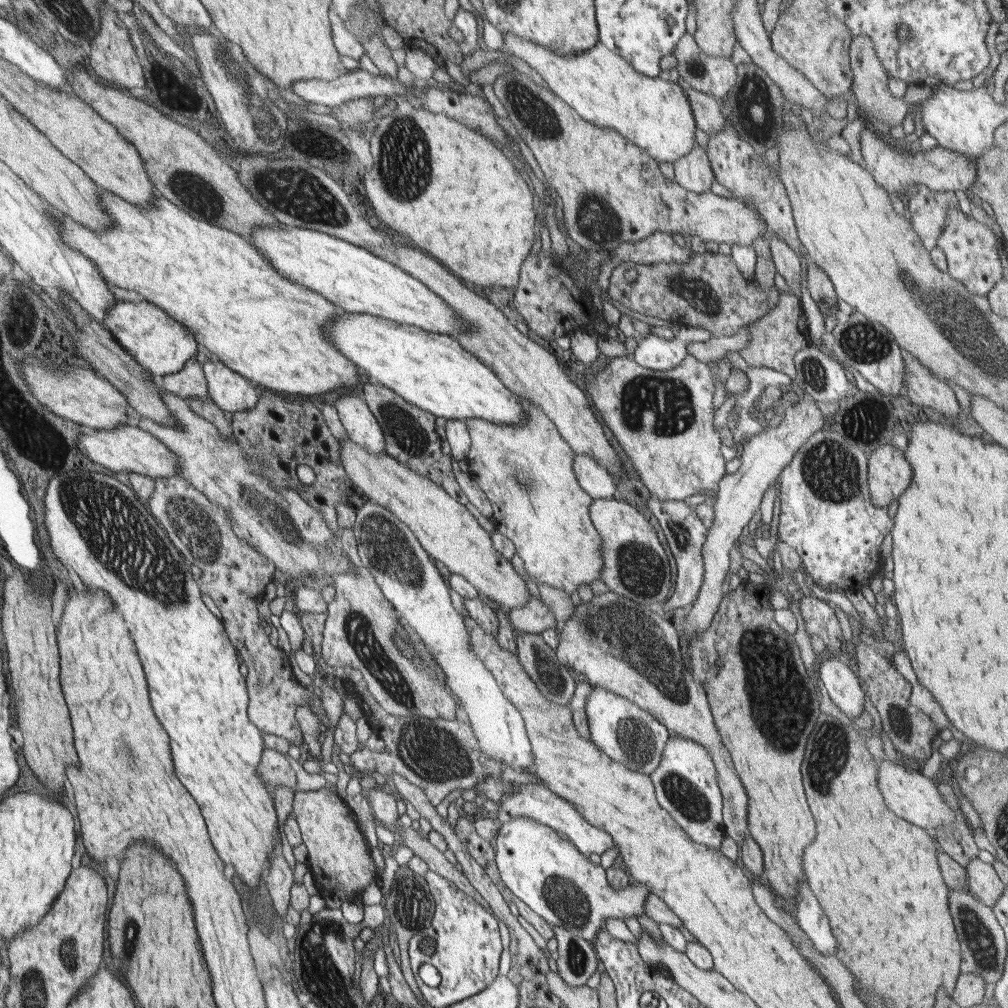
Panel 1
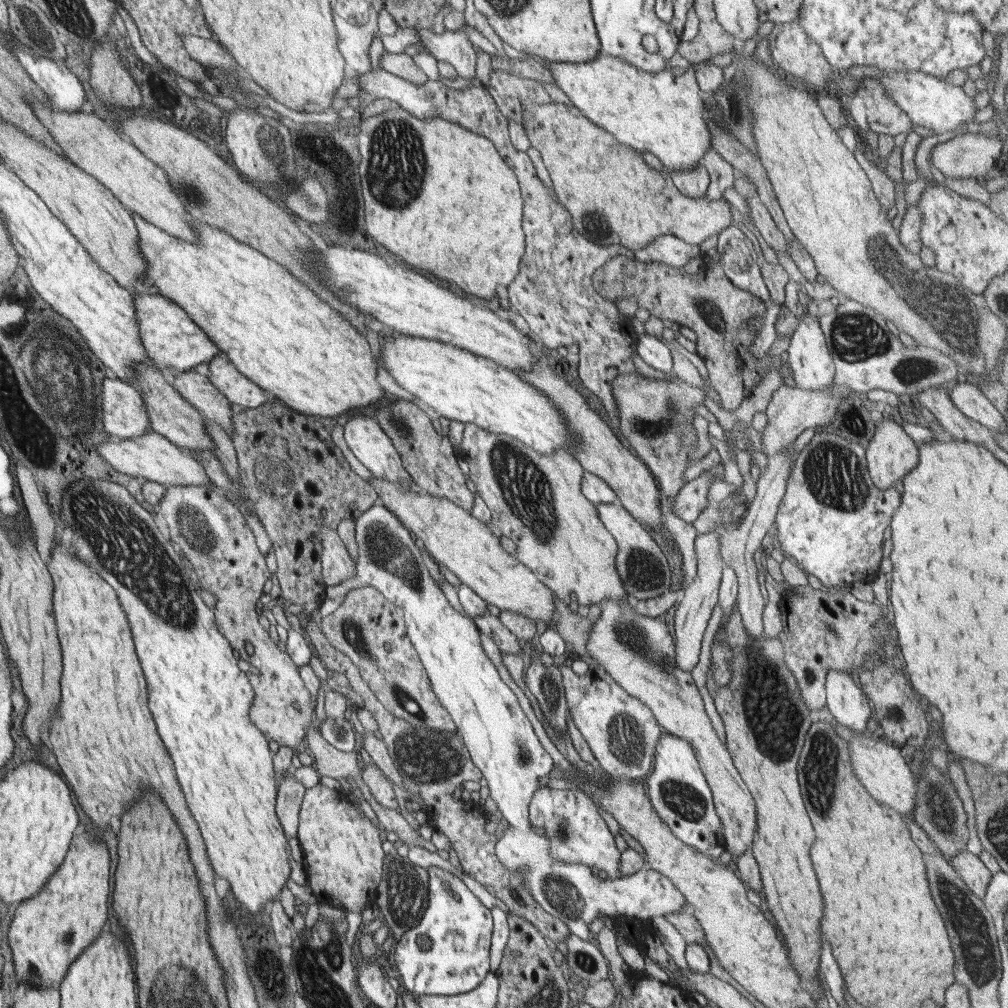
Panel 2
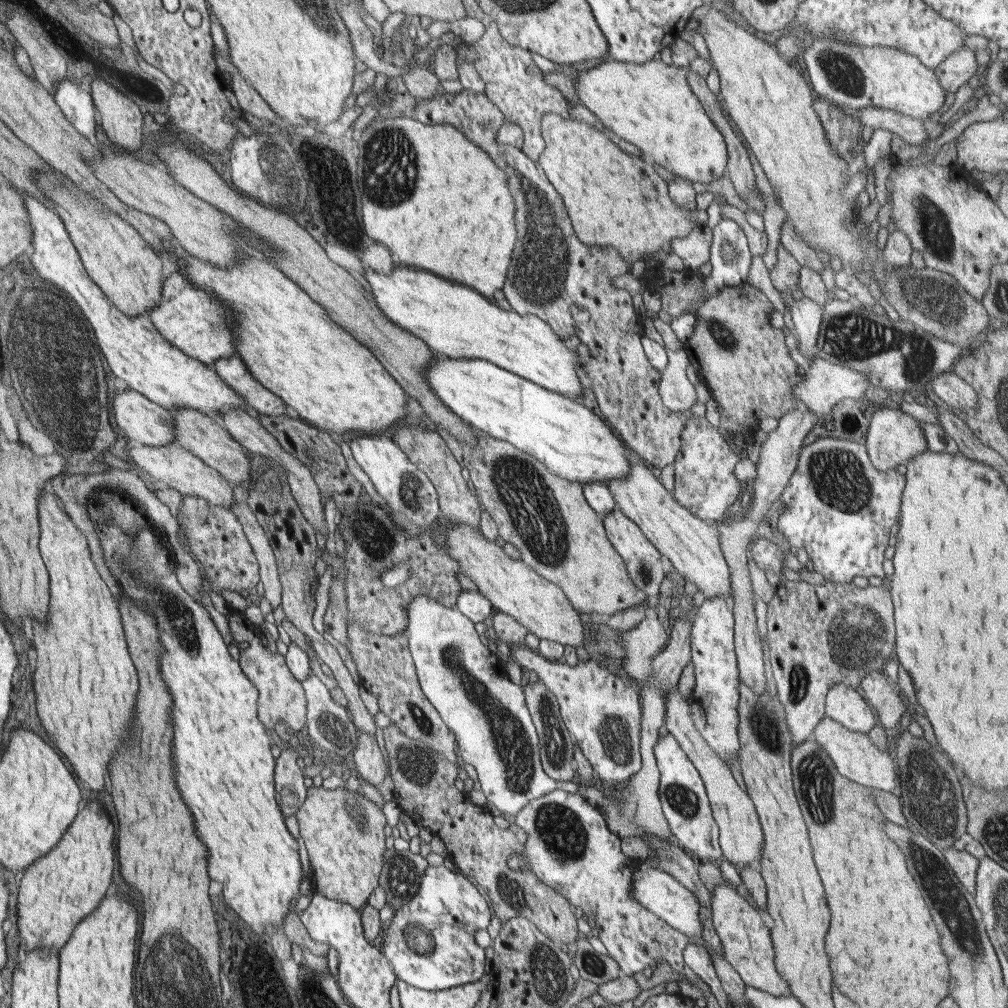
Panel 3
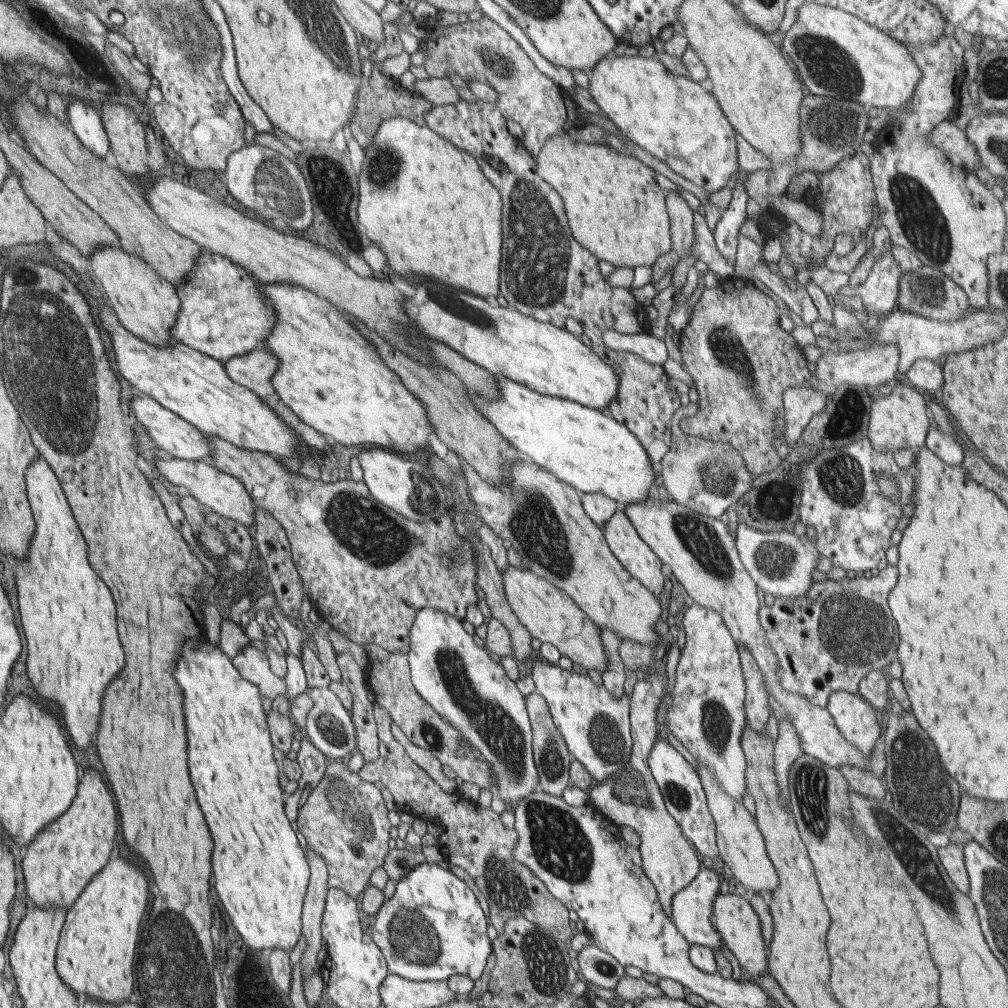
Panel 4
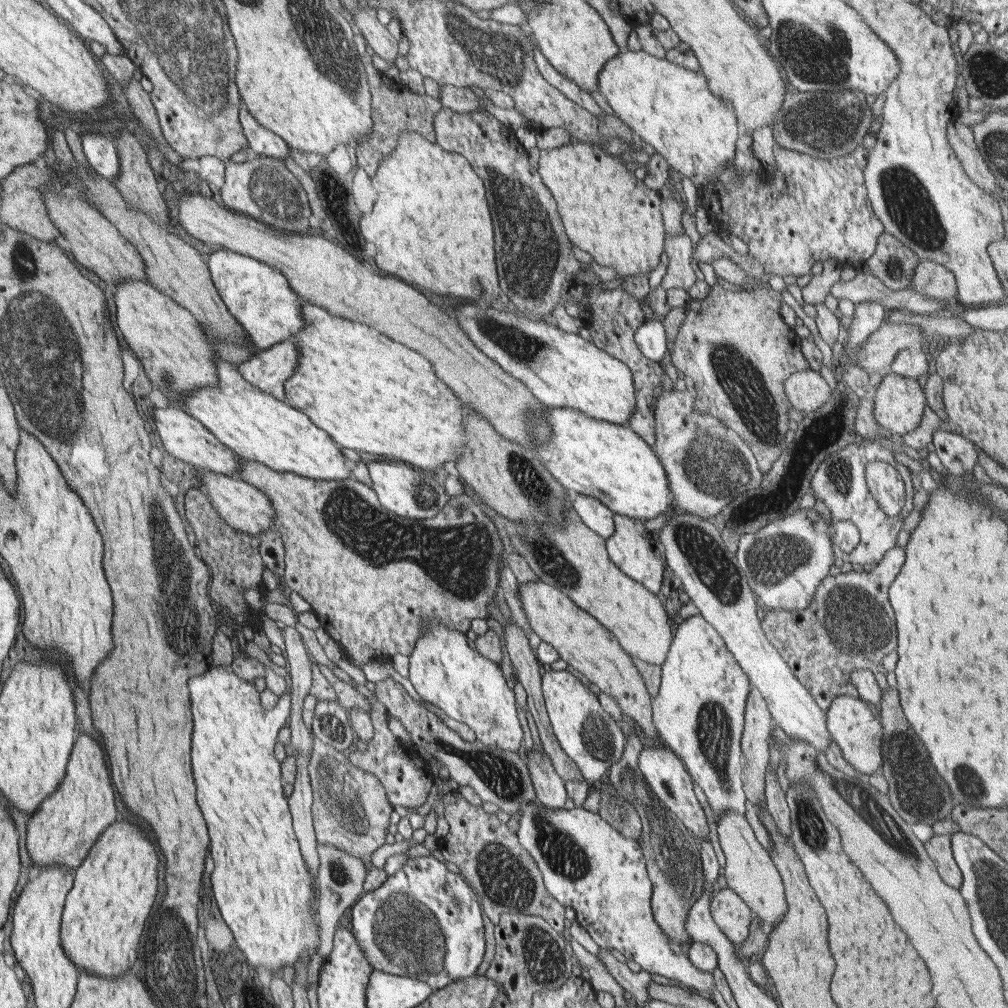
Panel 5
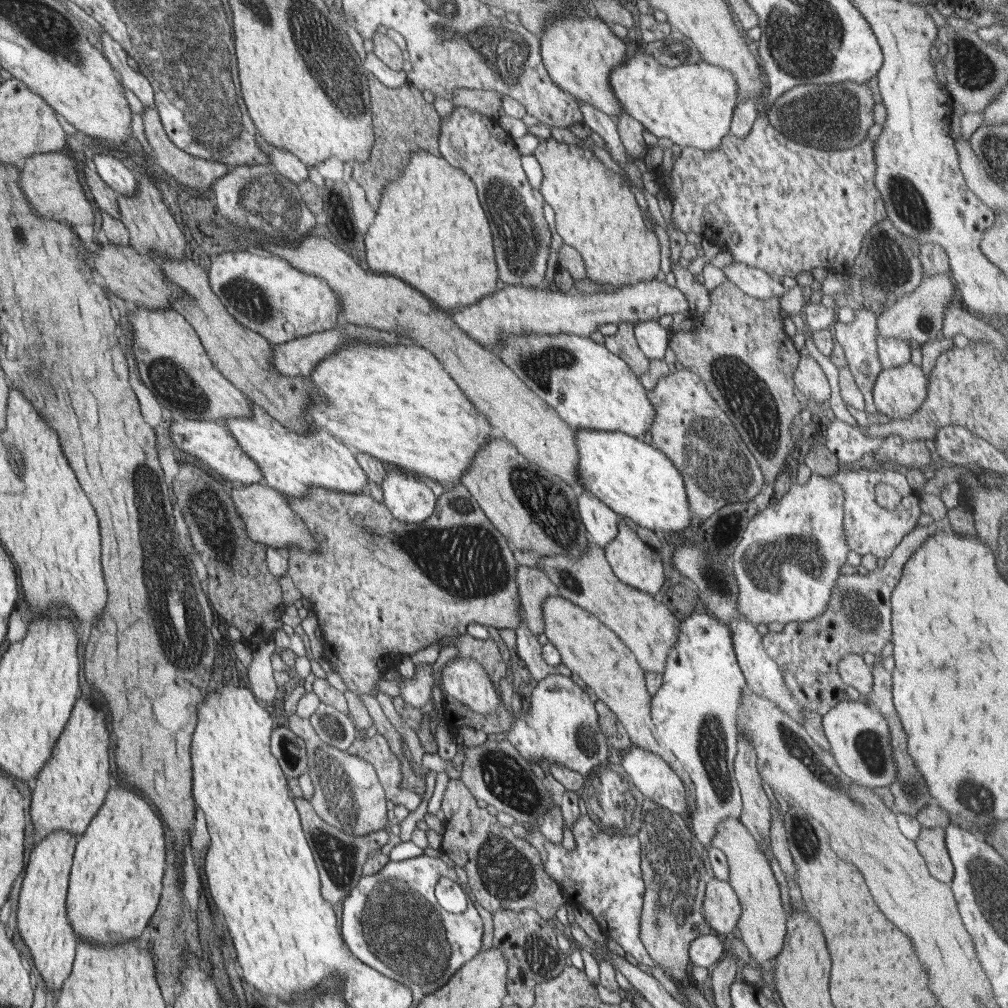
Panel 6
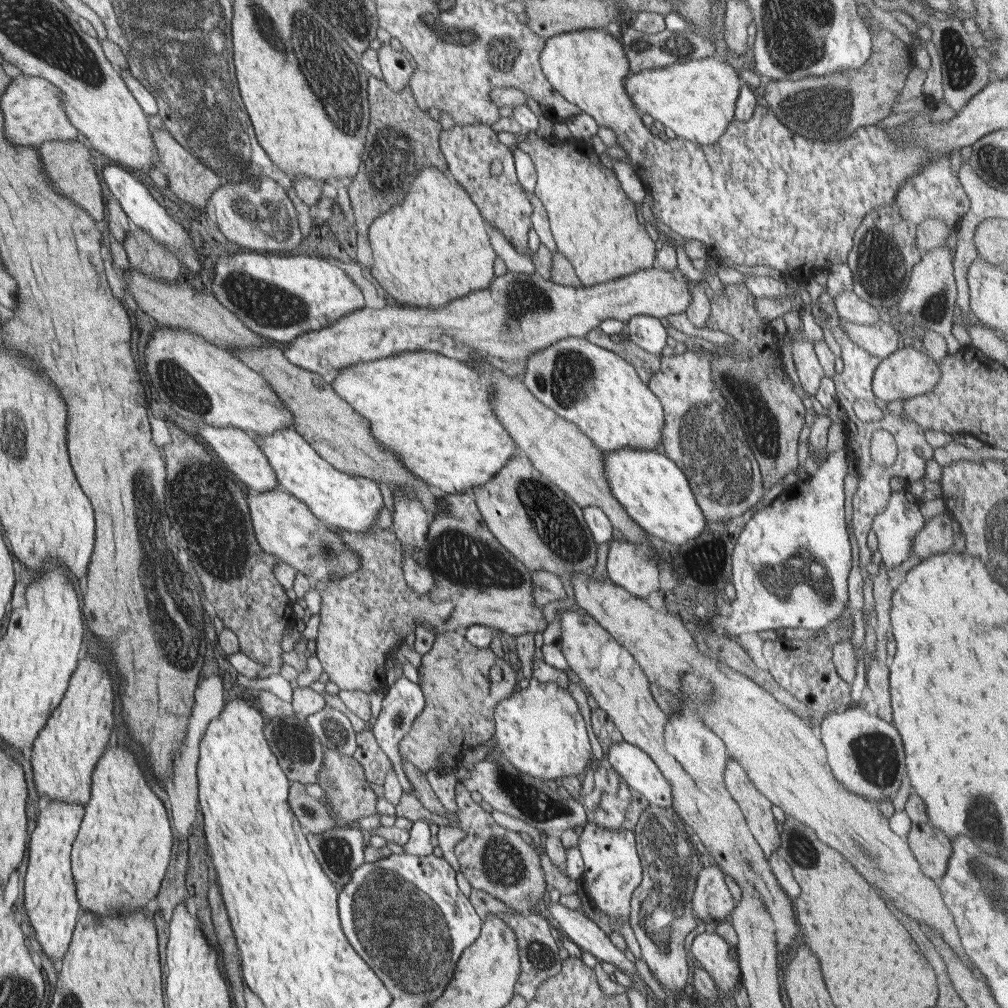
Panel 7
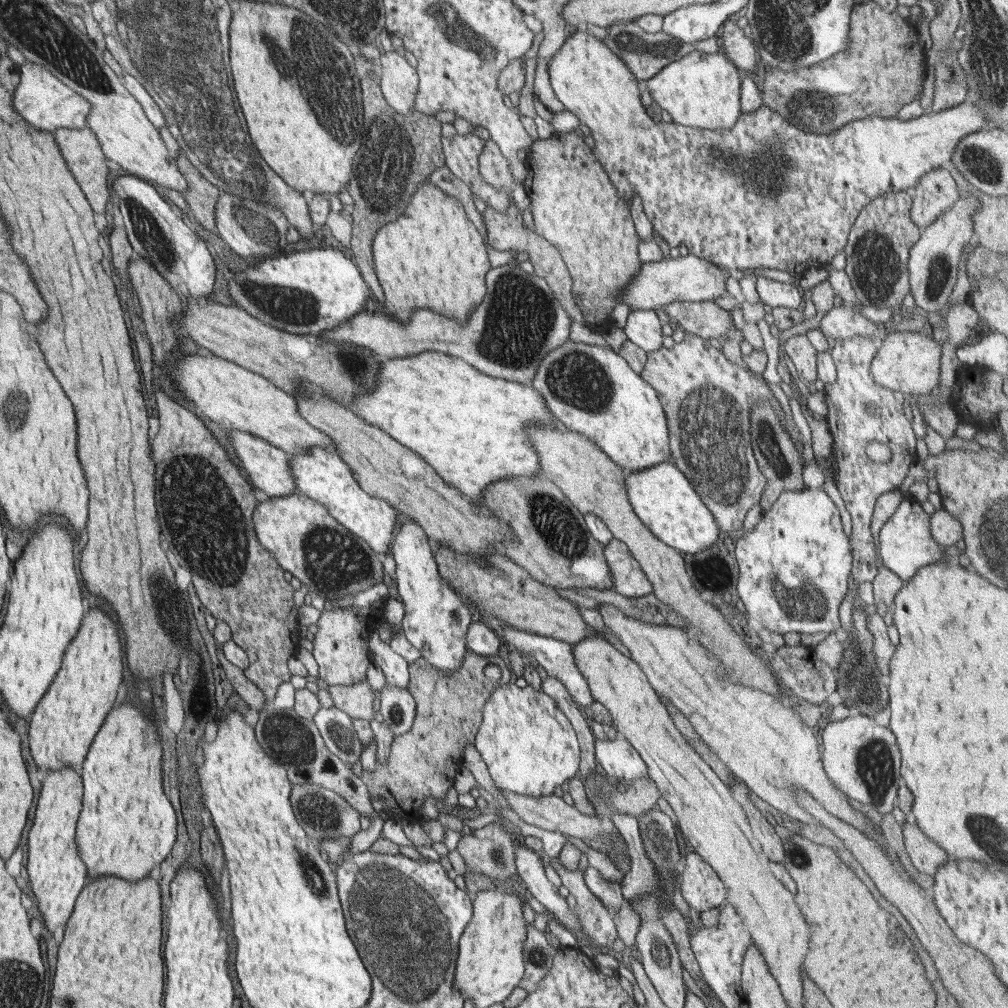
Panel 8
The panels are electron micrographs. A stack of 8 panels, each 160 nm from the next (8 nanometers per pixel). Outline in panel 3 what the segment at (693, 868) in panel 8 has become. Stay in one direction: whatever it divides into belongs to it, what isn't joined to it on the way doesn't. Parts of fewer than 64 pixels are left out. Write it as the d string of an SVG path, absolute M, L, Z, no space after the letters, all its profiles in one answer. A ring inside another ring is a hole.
M728 881L720 883L711 892L711 913L713 929L721 942L723 957L741 976L745 986L763 990L772 996L791 994L788 983L780 976L775 965L775 952L771 929L764 917L744 897L742 889L734 889Z

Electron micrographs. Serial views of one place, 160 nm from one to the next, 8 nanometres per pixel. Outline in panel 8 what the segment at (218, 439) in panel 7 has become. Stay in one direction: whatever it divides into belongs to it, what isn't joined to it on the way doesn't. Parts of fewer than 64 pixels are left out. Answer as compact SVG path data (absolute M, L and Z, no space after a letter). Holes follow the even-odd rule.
M229 430L228 438L232 452L242 462L241 468L248 474L249 481L260 490L265 497L288 496L296 492L295 478L292 476L288 454L279 447L272 446L266 439L239 430Z

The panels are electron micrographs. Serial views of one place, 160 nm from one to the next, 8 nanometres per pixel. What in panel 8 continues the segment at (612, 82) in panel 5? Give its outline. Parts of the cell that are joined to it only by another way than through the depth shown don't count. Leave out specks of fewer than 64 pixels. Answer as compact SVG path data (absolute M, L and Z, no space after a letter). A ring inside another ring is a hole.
M695 50L661 68L655 76L642 83L642 88L648 88L654 102L664 112L668 112L674 123L694 129L730 129L734 127L742 114L740 103L741 79L738 69L722 50L713 54Z

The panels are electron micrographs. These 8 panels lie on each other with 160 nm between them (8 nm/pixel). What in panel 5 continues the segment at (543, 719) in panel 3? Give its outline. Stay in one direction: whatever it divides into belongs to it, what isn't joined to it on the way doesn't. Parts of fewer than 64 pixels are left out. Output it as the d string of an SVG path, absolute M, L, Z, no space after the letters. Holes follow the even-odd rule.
M536 748L523 754L529 768L529 775L535 788L537 799L547 808L564 807L568 797L565 780L556 772L550 755Z

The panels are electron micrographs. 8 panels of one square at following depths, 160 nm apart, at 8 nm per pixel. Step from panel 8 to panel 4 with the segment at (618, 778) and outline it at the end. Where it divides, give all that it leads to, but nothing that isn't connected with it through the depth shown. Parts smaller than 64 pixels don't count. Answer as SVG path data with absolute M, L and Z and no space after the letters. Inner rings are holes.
M667 740L654 743L648 757L648 764L655 781L659 784L665 807L679 824L682 835L695 847L695 850L698 850L698 854L712 859L719 856L715 820L710 814L701 778L692 764Z

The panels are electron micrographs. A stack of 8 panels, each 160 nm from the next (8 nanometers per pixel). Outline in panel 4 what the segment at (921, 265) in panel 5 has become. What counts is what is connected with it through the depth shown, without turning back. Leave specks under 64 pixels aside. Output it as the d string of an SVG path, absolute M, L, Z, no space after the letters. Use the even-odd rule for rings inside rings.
M924 265L915 272L902 274L899 283L899 310L916 313L938 322L952 322L964 318L973 310L968 300L968 295L950 277L945 276L938 269L926 268Z

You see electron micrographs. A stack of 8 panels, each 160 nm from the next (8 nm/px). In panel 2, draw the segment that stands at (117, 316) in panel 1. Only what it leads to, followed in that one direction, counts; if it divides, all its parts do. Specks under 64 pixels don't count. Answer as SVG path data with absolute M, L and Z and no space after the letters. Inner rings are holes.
M162 294L134 296L135 319L143 342L147 358L152 360L152 365L159 371L164 368L174 368L178 371L189 371L206 360L221 354L219 347L206 338L206 331L202 330L182 306L168 300Z

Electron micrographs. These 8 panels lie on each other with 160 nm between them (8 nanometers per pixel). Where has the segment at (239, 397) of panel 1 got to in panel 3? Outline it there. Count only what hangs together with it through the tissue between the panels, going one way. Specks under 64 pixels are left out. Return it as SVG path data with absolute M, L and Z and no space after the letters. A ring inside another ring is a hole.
M238 354L216 361L214 371L260 414L278 416L291 411L279 395L251 375L247 364Z

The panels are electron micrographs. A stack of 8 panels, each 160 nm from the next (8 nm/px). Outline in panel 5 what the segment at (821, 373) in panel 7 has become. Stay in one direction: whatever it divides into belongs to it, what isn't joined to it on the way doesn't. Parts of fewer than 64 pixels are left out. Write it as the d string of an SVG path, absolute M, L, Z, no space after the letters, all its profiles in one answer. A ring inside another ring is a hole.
M812 368L810 370L801 370L789 376L788 380L785 382L785 393L791 408L800 410L804 416L818 410L823 404L826 404L831 397L830 386L820 375L820 372L814 371Z

